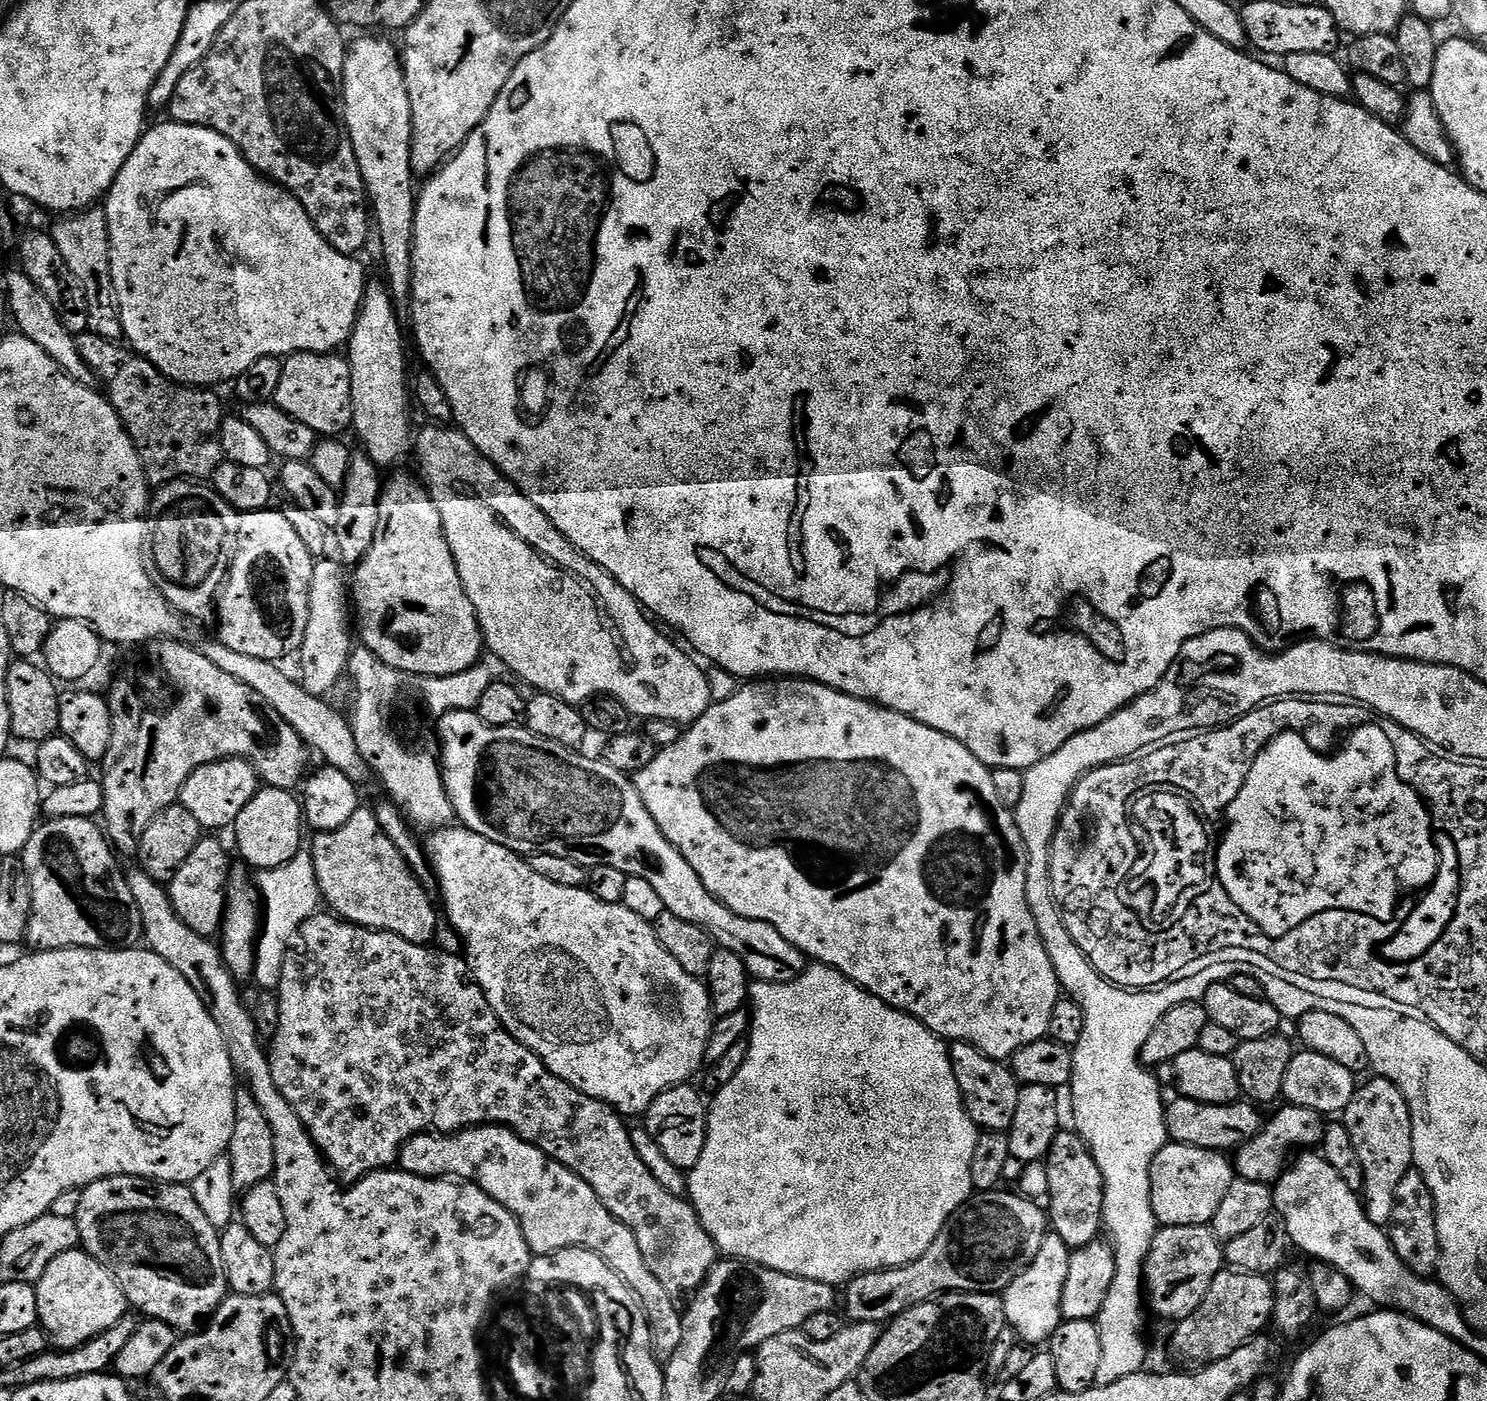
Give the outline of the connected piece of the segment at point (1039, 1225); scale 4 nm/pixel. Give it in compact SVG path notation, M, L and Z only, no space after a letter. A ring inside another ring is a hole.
M993 1190L973 1195L948 1219L946 1226L942 1226L938 1238L930 1242L930 1250L926 1250L926 1254L922 1254L922 1258L918 1258L912 1264L864 1272L848 1281L842 1292L843 1315L852 1322L870 1322L884 1326L898 1314L913 1308L915 1304L935 1300L945 1292L1003 1293L1004 1289L1010 1286L1012 1279L1030 1262L1034 1262L1042 1242L1050 1234L1049 1215L1037 1201L1027 1200L1016 1190L1004 1191Z

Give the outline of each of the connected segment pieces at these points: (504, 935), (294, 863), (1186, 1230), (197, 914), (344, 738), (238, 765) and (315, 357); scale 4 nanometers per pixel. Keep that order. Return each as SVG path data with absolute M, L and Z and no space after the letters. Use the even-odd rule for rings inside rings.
M449 826L435 829L426 840L428 862L432 865L432 873L436 876L438 893L444 899L442 912L448 915L454 931L460 935L464 943L463 959L468 962L468 970L472 979L486 994L486 1002L494 1010L494 1014L504 1023L504 1029L518 1042L525 1044L554 1075L562 1078L574 1090L586 1094L590 1098L598 1098L603 1104L615 1108L621 1116L643 1117L648 1107L668 1088L679 1084L687 1084L696 1071L705 1067L706 1046L712 1033L714 1013L712 999L708 993L708 985L703 979L686 974L682 966L678 966L675 958L670 958L666 950L662 950L662 942L658 942L655 927L649 921L638 918L624 904L607 904L598 902L594 894L578 888L554 886L542 874L534 874L527 859L518 852L511 852L506 846L498 846L498 842L490 842L482 838L482 834L474 834L463 826Z
M301 850L297 856L290 858L290 862L277 868L263 869L255 877L255 882L260 889L262 901L262 927L260 938L256 942L254 980L255 983L261 984L259 986L261 989L276 990L280 987L282 962L290 950L290 945L296 939L296 933L300 931L302 922L317 915L319 908L316 907L321 907L322 904L311 851Z
M1198 1224L1188 1226L1170 1225L1161 1227L1150 1246L1148 1256L1144 1259L1142 1288L1146 1293L1146 1304L1160 1316L1171 1322L1179 1322L1190 1318L1198 1306L1202 1306L1202 1298L1206 1298L1206 1290L1210 1290L1210 1282L1225 1267L1224 1250L1221 1241L1212 1233L1211 1227Z
M201 838L198 846L190 850L190 858L182 862L178 874L166 885L168 897L182 922L194 930L194 934L215 937L220 931L220 922L224 918L224 892L228 888L228 852L220 840Z
M219 639L199 641L198 647L202 654L206 654L206 658L210 658L210 662L214 662L214 666L226 670L226 674L231 674L233 678L238 678L238 682L246 682L246 686L258 690L258 694L262 694L262 698L266 698L266 702L270 702L270 706L274 706L274 710L278 710L278 714L282 714L282 718L286 718L286 722L290 722L290 726L298 730L301 738L308 743L309 749L320 754L324 759L321 761L327 767L342 770L342 774L357 782L363 782L370 776L368 760L358 750L358 742L354 742L349 717L345 713L343 716L334 705L327 704L329 701L325 697L307 692L299 679L291 680L280 669L283 667L279 663L237 654L235 650L230 650L220 643Z
M235 758L219 760L194 770L194 774L190 774L190 778L186 778L178 803L186 810L190 810L190 814L194 814L201 829L231 829L235 825L238 814L242 814L242 810L246 810L246 802L250 802L250 798L254 798L261 787L260 776L254 770L250 760Z
M296 352L293 356L287 357L283 361L284 369L282 370L282 382L278 382L278 394L276 395L276 399L274 403L282 410L286 410L286 414L290 414L290 418L298 418L298 422L303 422L305 426L310 426L310 430L314 430L317 434L317 437L320 438L340 438L343 437L345 434L344 431L349 431L352 428L352 371L350 370L350 366L348 365L347 359L343 355L340 354L333 354L330 352Z

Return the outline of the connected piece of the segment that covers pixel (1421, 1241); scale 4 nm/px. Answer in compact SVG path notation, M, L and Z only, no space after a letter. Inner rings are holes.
M1415 1170L1402 1174L1398 1181L1398 1191L1394 1193L1394 1214L1386 1225L1386 1231L1398 1258L1421 1278L1432 1278L1440 1271L1440 1239L1438 1238L1438 1222L1436 1221L1436 1203L1430 1186L1426 1186L1426 1178Z

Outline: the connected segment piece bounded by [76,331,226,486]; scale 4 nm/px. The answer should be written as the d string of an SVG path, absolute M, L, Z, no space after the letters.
M81 332L76 336L76 345L78 350L82 354L82 358L90 370L96 375L97 381L102 385L104 383L103 391L106 393L109 402L112 403L112 409L118 414L118 418L122 422L122 426L128 431L128 436L134 442L136 447L136 453L138 458L142 462L144 467L144 477L152 486L163 486L166 484L173 484L176 480L191 480L193 482L207 481L213 474L214 470L218 470L218 466L224 463L224 451L222 450L222 438L220 437L220 431L222 430L222 422L226 415L226 409L224 404L215 396L213 389L208 386L193 386L191 384L179 384L174 382L170 378L166 378L166 374L162 374L159 370L148 361L144 356L139 356L137 352L133 352L131 347L125 346L123 343L115 340L107 340L102 338L98 334L93 332Z

